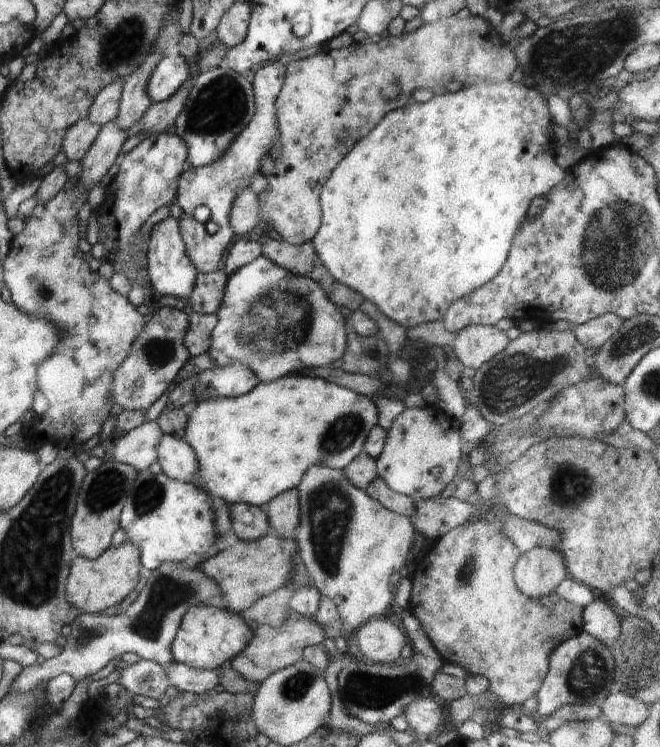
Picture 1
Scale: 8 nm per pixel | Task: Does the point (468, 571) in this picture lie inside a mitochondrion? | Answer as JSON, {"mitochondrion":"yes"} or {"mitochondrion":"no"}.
{"mitochondrion":"yes"}

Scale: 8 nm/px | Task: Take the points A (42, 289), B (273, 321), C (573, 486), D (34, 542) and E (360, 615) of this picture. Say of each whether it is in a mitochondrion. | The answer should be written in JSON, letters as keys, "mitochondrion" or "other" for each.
{"A":"mitochondrion","B":"mitochondrion","C":"mitochondrion","D":"mitochondrion","E":"other"}

